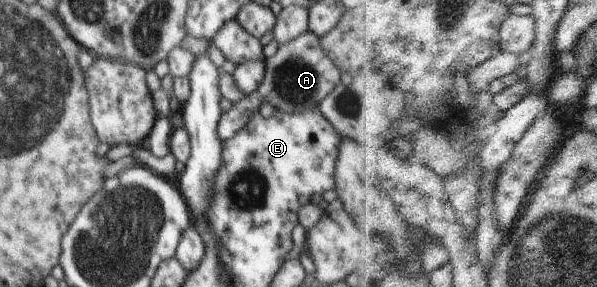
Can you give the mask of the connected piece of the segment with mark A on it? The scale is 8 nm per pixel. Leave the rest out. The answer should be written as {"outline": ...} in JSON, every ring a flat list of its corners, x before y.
{"outline":[[311,31,302,33,289,43,279,44,278,47,275,55,264,59,266,72,256,91,246,95,241,101,234,103,229,111,221,114,217,133,222,140,231,139,240,129,243,129,251,121,253,113,259,113,259,107,263,103,270,103,274,109,285,111,285,113,317,110,318,103,321,103,337,85,348,80,327,57,320,45,320,38]]}

